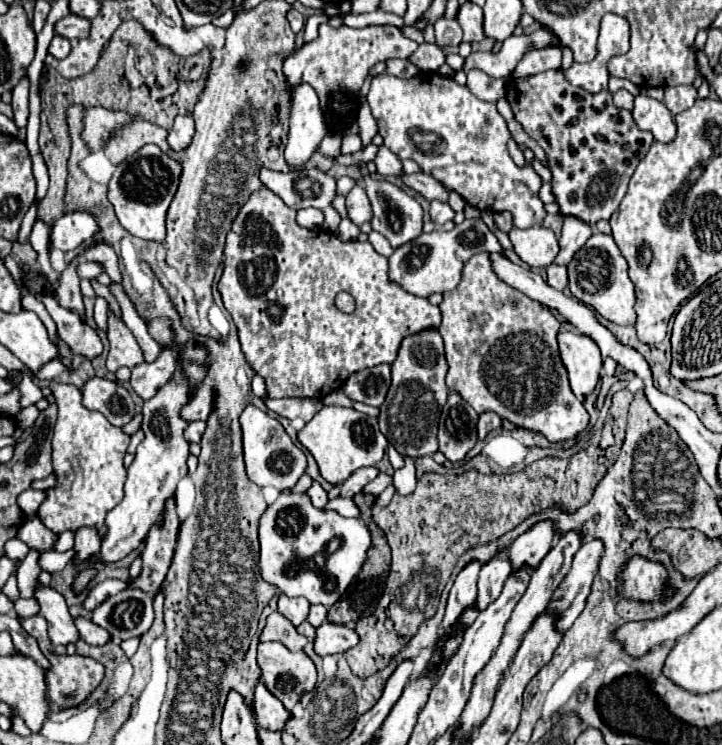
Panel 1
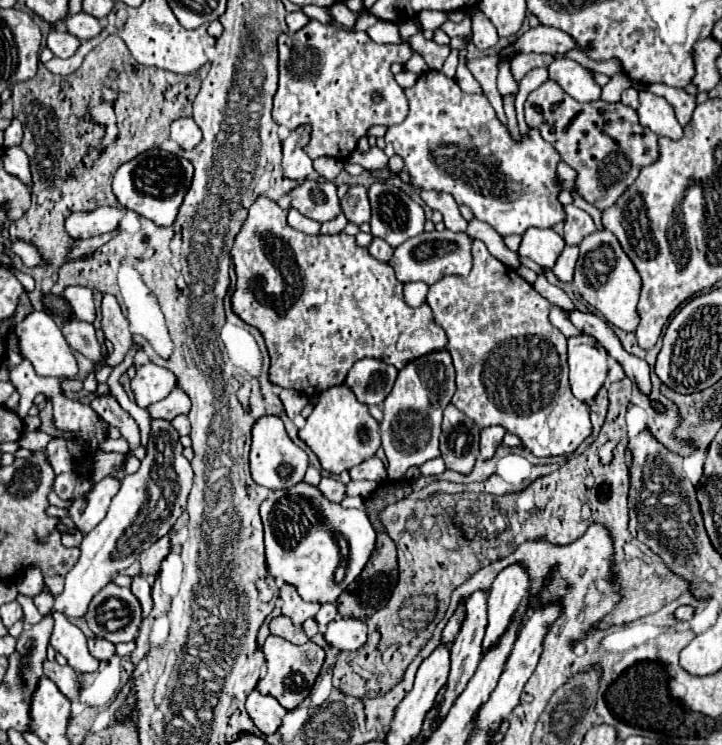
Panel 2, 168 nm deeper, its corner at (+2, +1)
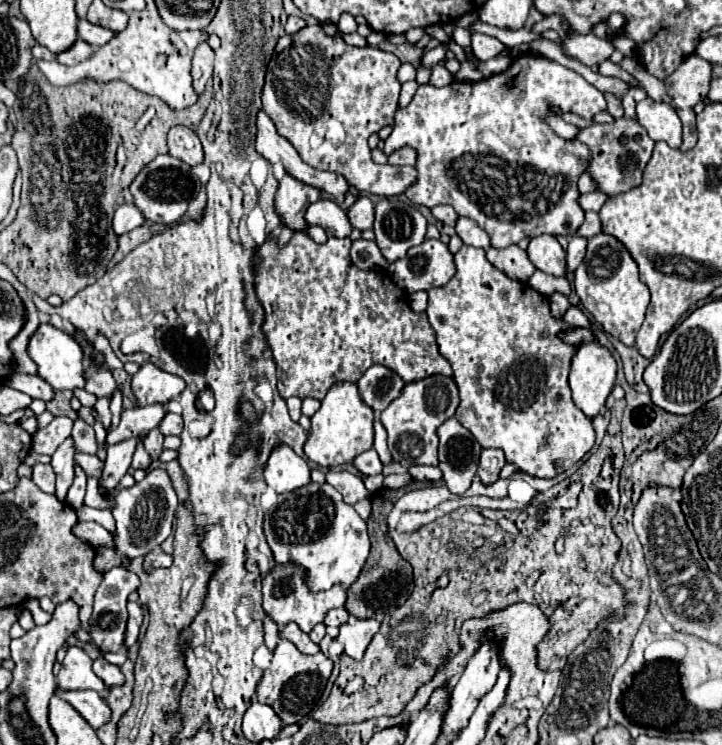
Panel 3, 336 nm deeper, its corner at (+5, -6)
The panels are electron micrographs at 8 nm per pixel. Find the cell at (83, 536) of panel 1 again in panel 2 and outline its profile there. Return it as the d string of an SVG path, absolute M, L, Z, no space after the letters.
M101 480L91 492L89 498L77 498L71 508L71 520L75 524L75 530L81 534L89 534L103 518L109 508L109 502L119 490L119 480Z

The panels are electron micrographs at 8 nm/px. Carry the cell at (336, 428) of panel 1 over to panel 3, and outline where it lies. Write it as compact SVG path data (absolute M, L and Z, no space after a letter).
M336 383L328 389L322 399L322 407L312 415L312 431L304 445L308 459L324 465L336 467L354 459L354 455L372 447L374 441L374 411L366 405L354 383Z

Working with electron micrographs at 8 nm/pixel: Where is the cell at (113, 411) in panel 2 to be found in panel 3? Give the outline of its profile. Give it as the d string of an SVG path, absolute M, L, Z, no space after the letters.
M140 443L140 445L138 445L138 451L134 453L132 467L134 467L134 469L148 469L150 463L152 463L152 459L150 459L150 455L144 451L144 445Z

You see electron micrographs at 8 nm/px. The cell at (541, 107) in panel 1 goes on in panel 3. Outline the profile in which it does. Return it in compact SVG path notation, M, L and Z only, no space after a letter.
M620 117L610 125L598 123L592 127L584 127L578 135L578 141L586 143L592 151L592 159L588 163L588 173L594 177L600 191L604 191L608 197L620 195L642 183L642 173L646 163L650 161L654 141L646 135L646 129L636 119Z

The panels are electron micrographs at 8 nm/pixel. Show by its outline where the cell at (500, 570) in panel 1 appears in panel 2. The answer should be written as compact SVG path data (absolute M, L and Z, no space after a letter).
M475 590L467 598L467 616L465 624L461 626L461 632L453 644L453 656L451 656L451 672L447 680L447 692L445 692L445 704L441 704L441 718L449 708L453 706L453 700L465 690L467 682L471 680L479 658L481 658L481 642L485 636L485 624L487 624L487 590Z

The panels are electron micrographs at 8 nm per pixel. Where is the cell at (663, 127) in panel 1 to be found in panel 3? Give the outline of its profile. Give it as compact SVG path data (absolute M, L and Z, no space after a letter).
M646 97L636 107L638 123L654 141L666 141L670 147L682 145L682 121L668 103L658 103Z

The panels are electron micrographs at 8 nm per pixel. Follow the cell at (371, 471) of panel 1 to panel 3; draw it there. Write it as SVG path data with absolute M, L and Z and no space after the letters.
M368 449L368 451L362 451L360 455L356 455L354 465L362 475L378 475L378 473L382 473L382 463L380 463L378 453L374 449Z

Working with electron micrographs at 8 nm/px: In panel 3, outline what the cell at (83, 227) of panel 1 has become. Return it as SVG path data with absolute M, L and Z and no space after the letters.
M124 203L116 209L112 227L114 227L116 235L122 235L122 233L128 233L128 231L144 225L144 223L146 223L146 217L142 215L142 211L134 203Z

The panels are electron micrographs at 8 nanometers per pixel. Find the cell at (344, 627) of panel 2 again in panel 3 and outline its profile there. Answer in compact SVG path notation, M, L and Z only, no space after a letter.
M350 617L350 621L340 627L340 635L336 639L344 645L344 653L346 655L350 655L354 659L362 659L368 643L378 633L378 629L380 629L380 621L378 619L356 619L356 617Z

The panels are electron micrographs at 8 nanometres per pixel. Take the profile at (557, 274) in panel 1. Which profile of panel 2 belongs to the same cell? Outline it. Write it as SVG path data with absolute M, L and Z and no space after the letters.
M565 246L565 250L561 252L561 256L557 258L555 266L551 268L553 274L561 280L561 282L571 282L573 280L573 268L575 268L575 260L577 260L577 246Z

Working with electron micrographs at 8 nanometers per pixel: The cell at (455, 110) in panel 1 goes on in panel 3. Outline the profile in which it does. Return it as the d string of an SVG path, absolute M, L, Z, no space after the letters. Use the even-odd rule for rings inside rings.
M522 53L518 57L512 59L510 67L498 75L492 75L488 79L480 79L480 81L452 81L446 87L432 87L432 85L420 85L414 99L410 101L408 107L396 111L394 115L394 131L390 133L390 137L384 141L384 153L390 155L394 149L400 149L404 145L410 145L418 151L418 163L416 163L416 171L418 171L418 183L414 187L410 187L406 191L406 197L414 203L414 205L424 205L428 209L436 207L436 205L452 205L454 211L462 217L468 217L472 221L476 221L492 239L492 245L496 249L504 249L508 245L516 245L518 241L522 241L524 237L536 237L536 235L574 235L578 231L578 227L584 223L584 209L578 203L580 191L578 191L578 179L580 175L586 171L586 165L590 161L590 149L588 145L580 143L580 141L568 141L562 139L560 135L556 135L550 125L546 123L546 117L556 115L560 117L562 113L574 113L582 119L592 119L596 113L606 109L606 99L602 95L602 91L598 91L596 87L590 87L590 83L586 83L586 79L582 79L582 75L562 67L560 63L544 57L544 55L536 55L536 53ZM552 109L558 109L558 113L552 113Z

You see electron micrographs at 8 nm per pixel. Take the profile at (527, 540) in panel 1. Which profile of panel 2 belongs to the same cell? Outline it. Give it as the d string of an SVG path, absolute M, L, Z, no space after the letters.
M511 564L497 574L489 590L489 624L483 638L483 648L491 648L497 642L497 636L505 632L513 612L529 594L529 586L529 572L521 564Z

